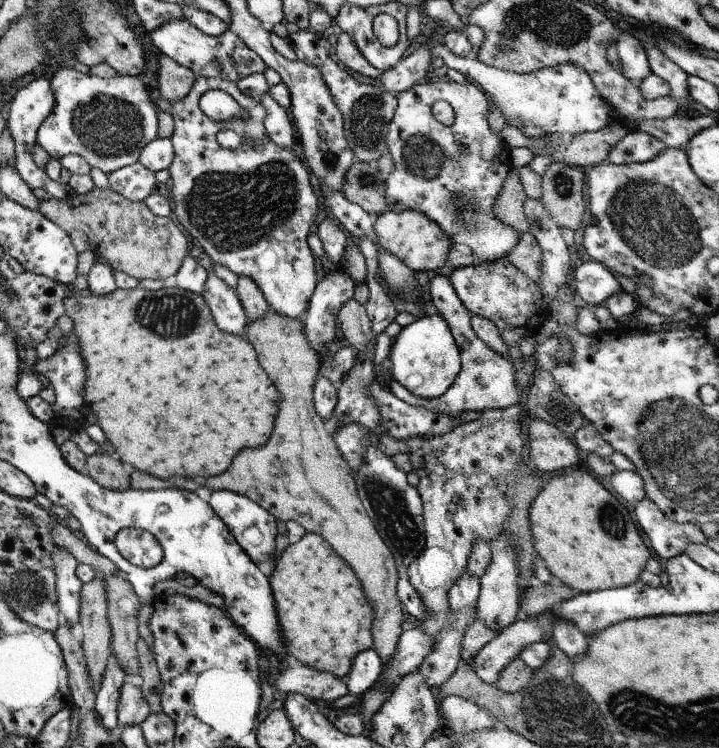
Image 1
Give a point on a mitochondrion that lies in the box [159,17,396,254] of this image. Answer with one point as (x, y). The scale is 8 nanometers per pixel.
(365, 123)

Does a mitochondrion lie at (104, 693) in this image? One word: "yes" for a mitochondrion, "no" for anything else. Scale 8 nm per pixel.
no

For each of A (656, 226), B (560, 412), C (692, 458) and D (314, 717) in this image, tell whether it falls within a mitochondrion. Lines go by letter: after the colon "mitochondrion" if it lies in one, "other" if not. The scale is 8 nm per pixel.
A: mitochondrion
B: mitochondrion
C: mitochondrion
D: other

